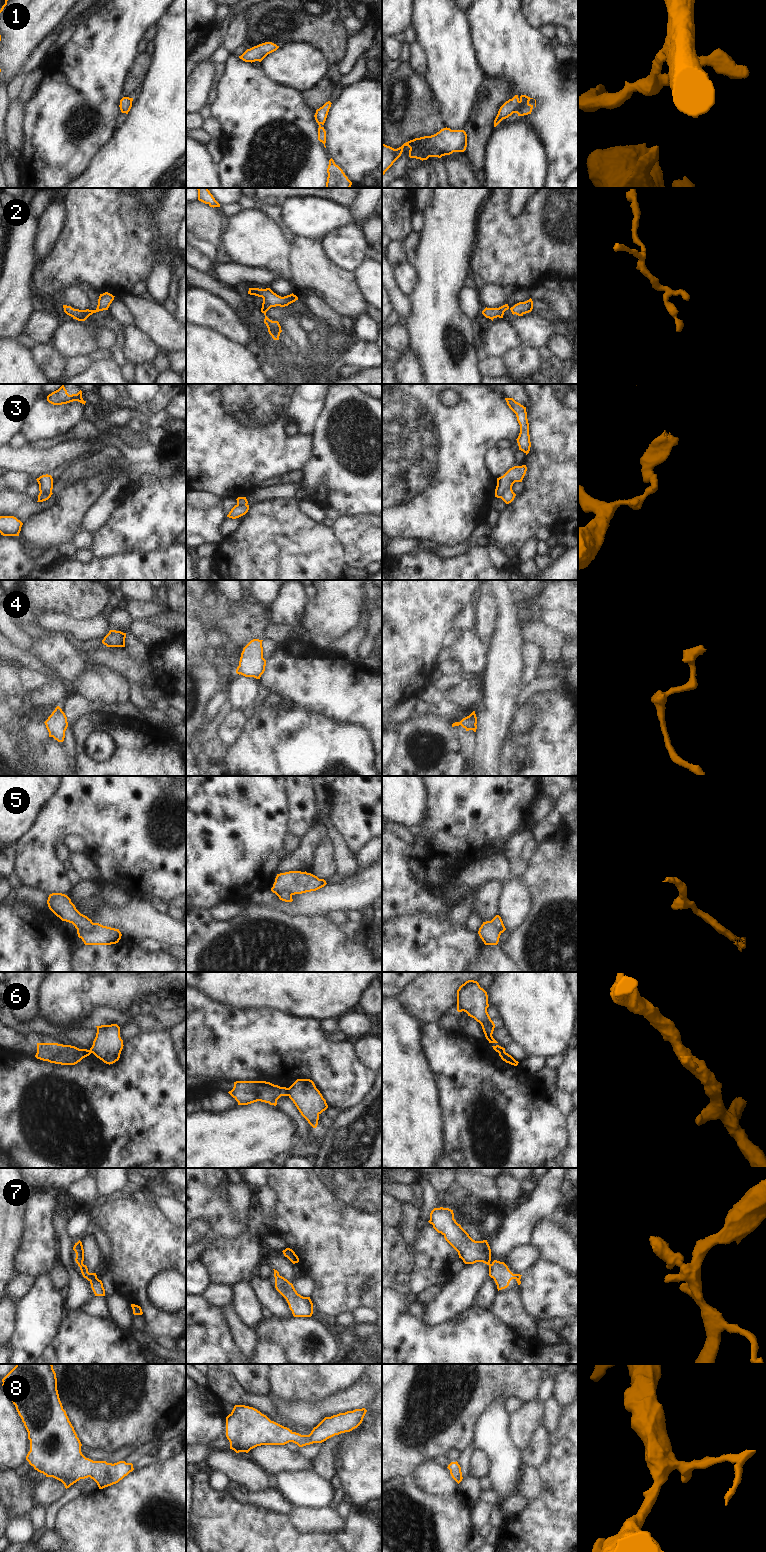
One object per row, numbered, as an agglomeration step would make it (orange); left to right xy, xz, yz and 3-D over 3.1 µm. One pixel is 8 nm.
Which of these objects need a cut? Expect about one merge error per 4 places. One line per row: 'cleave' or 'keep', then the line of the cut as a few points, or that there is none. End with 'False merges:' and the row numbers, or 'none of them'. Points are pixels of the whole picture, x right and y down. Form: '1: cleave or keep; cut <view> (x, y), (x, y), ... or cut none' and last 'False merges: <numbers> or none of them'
1: keep; cut none
2: keep; cut none
3: cleave; cut yz (511, 487), (500, 497)
4: keep; cut none
5: cleave; cut xy (93, 923), (90, 929), (77, 929)
6: cleave; cut xz (287, 1088), (289, 1095)
7: keep; cut none
8: keep; cut none
False merges: 3, 5, 6

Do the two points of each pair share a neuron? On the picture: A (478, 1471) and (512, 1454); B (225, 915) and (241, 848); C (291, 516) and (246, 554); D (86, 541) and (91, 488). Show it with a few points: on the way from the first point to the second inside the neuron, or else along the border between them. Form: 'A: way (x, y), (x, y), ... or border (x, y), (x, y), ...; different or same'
A: border (476, 1448), (488, 1459), (490, 1469), (487, 1475); different
B: border (239, 902), (222, 902), (211, 909); different
C: way (280, 527), (257, 550); same
D: border (82, 529), (70, 541); different

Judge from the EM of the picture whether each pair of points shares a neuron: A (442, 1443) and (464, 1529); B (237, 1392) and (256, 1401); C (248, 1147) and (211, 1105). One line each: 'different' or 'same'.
A: different
B: same
C: different

